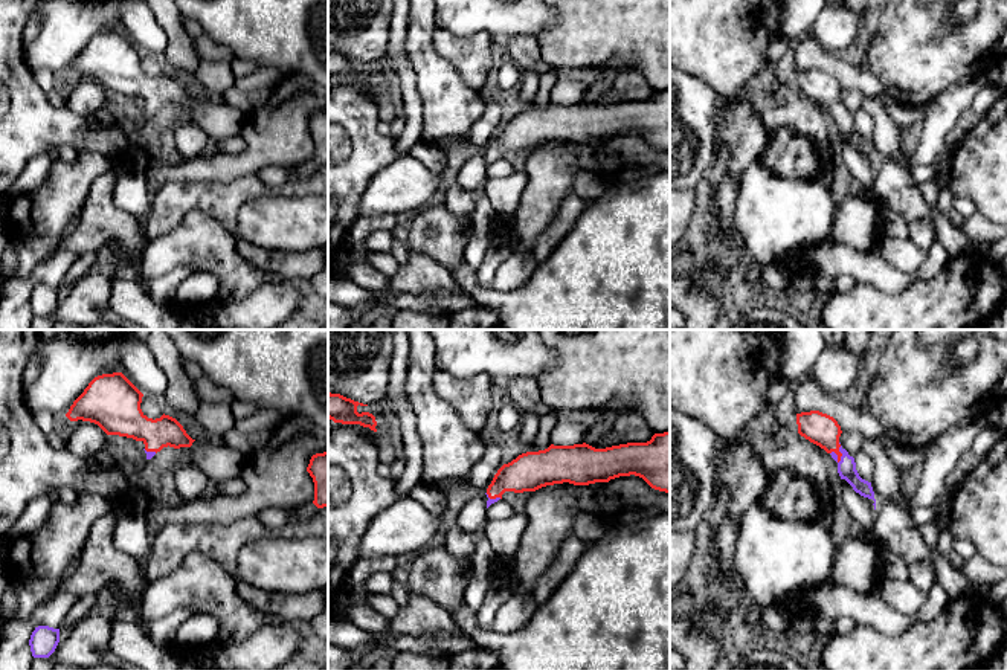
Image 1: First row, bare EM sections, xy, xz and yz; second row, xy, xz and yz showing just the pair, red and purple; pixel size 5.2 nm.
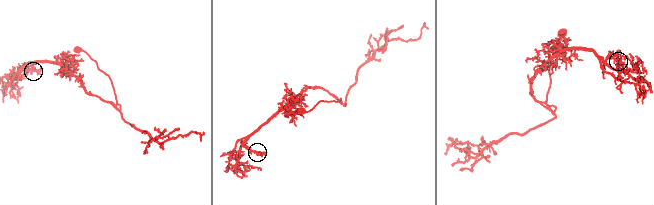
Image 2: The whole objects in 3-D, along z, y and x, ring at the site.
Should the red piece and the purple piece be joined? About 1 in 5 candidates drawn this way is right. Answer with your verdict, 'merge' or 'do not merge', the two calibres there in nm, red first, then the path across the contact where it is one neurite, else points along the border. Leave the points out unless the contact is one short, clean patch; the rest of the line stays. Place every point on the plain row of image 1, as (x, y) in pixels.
merge | 170/100 nm | across yz (821, 87), (841, 112), (847, 128)

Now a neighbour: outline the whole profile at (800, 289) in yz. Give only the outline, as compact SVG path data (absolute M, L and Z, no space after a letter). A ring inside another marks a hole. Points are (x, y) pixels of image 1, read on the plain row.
M754 263L749 272L746 273L746 281L752 285L757 293L758 301L777 302L787 307L798 307L812 295L813 281L804 276L793 278L789 287L781 292L778 296L772 295L763 279L763 266Z

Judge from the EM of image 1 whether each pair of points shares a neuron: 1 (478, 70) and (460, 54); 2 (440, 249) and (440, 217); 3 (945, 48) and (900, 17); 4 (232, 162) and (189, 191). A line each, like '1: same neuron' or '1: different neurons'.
1: same neuron
2: same neuron
3: same neuron
4: different neurons

